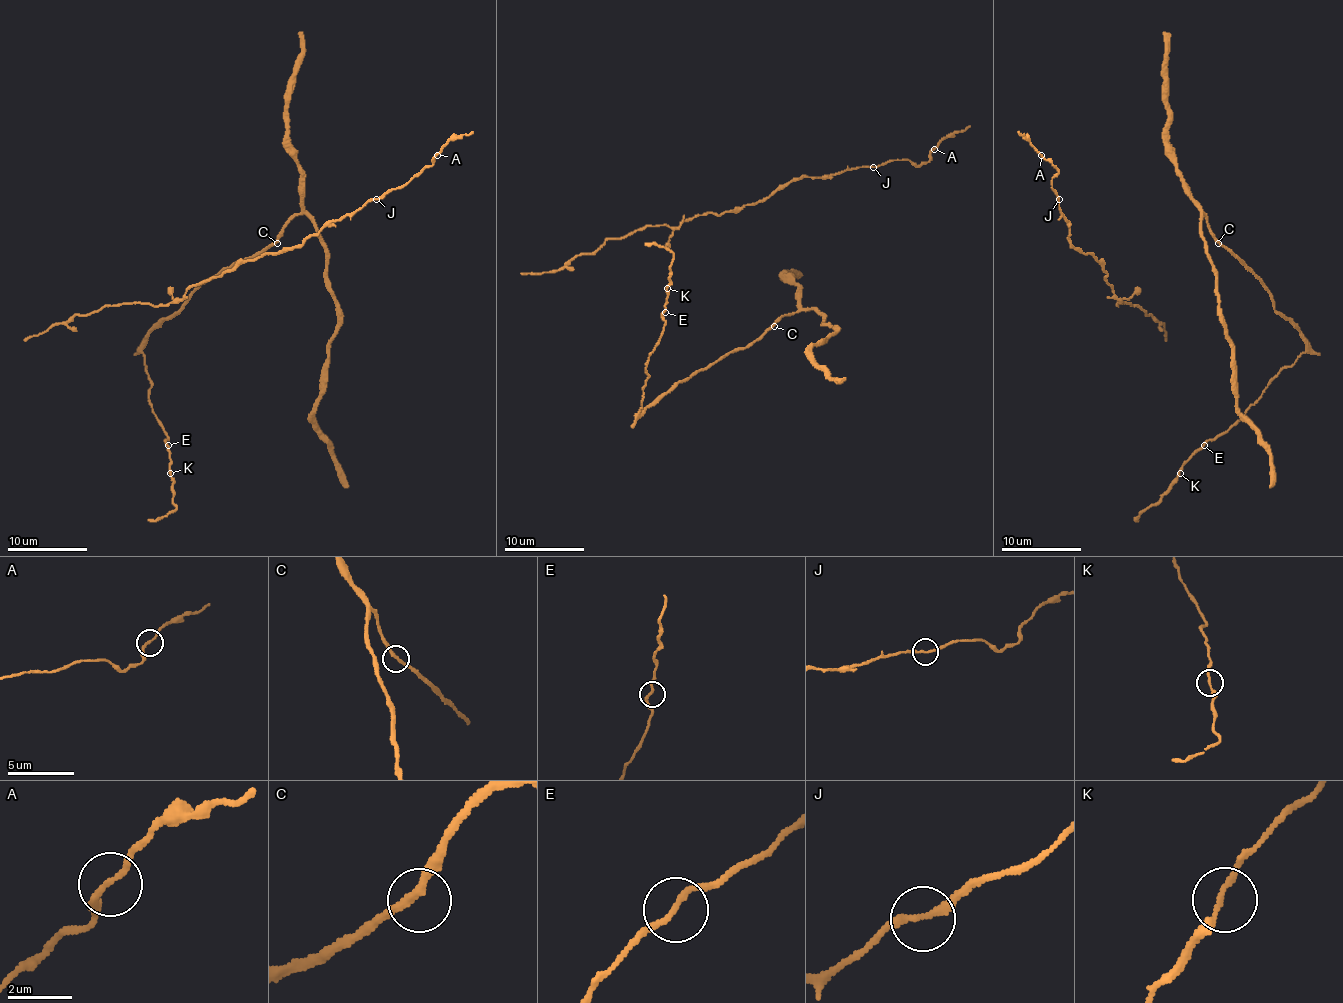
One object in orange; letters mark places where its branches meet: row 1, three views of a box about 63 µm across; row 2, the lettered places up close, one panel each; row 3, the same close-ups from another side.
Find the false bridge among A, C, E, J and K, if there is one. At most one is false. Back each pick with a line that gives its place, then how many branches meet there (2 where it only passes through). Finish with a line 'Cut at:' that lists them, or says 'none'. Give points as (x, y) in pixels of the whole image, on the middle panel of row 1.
Cut at: none

